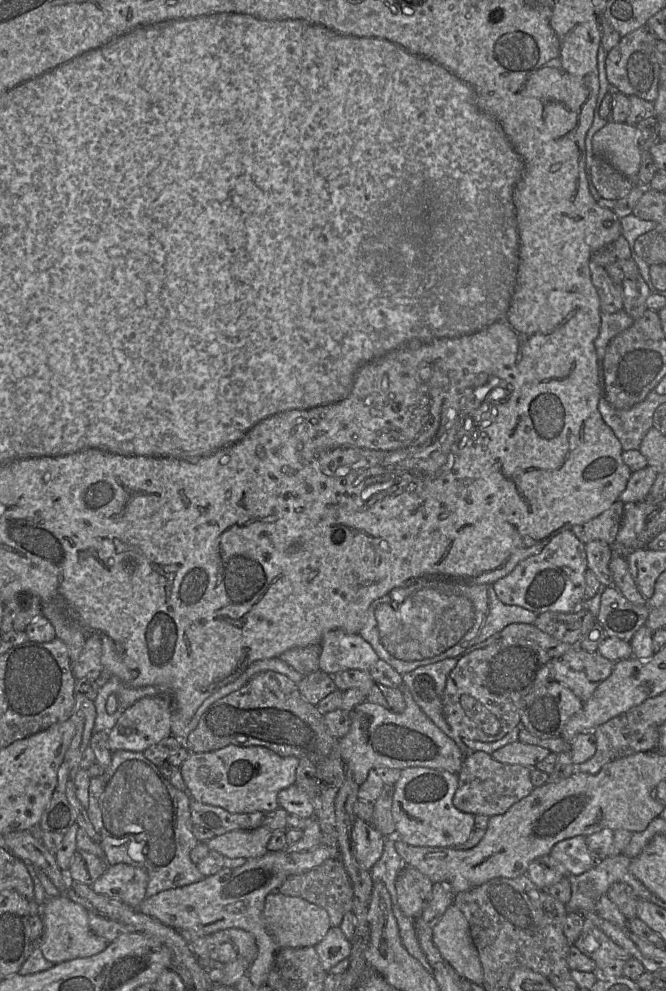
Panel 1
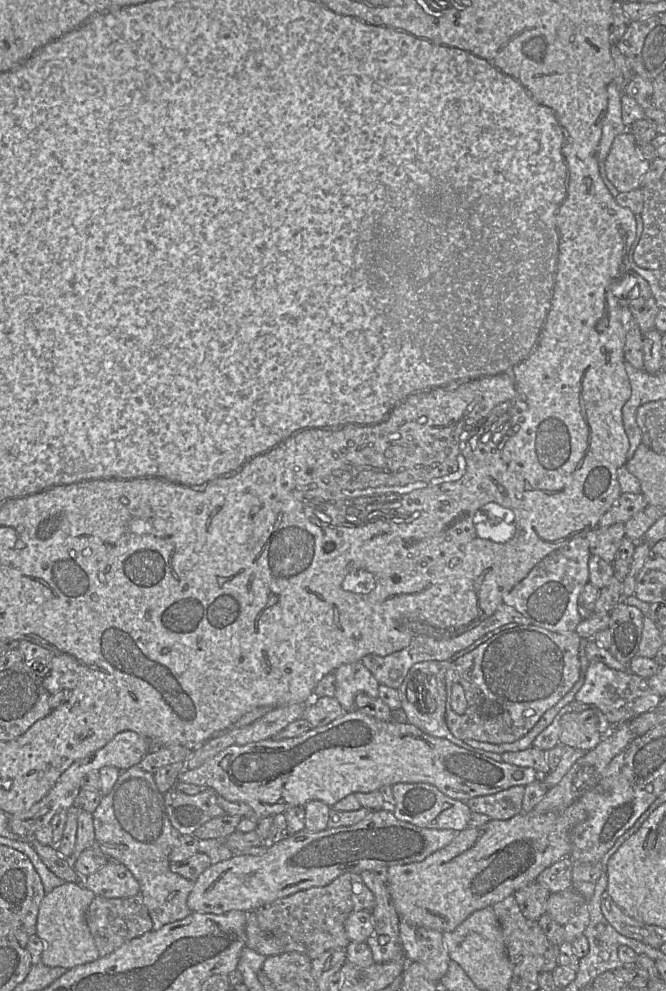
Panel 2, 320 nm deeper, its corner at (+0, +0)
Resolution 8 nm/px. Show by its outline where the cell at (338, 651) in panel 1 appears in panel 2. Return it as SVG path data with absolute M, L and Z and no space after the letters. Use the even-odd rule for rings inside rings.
M362 661L343 664L334 672L336 677L335 698L341 704L345 712L355 709L355 697L358 693L365 693L371 698L379 697L379 682L373 674L364 666Z

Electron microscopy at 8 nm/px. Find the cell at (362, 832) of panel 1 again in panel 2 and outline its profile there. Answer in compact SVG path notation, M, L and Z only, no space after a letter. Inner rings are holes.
M363 871L360 875L375 896L375 906L371 911L374 930L366 940L374 963L403 960L405 955L400 938L400 917L387 884L376 879L371 871Z

